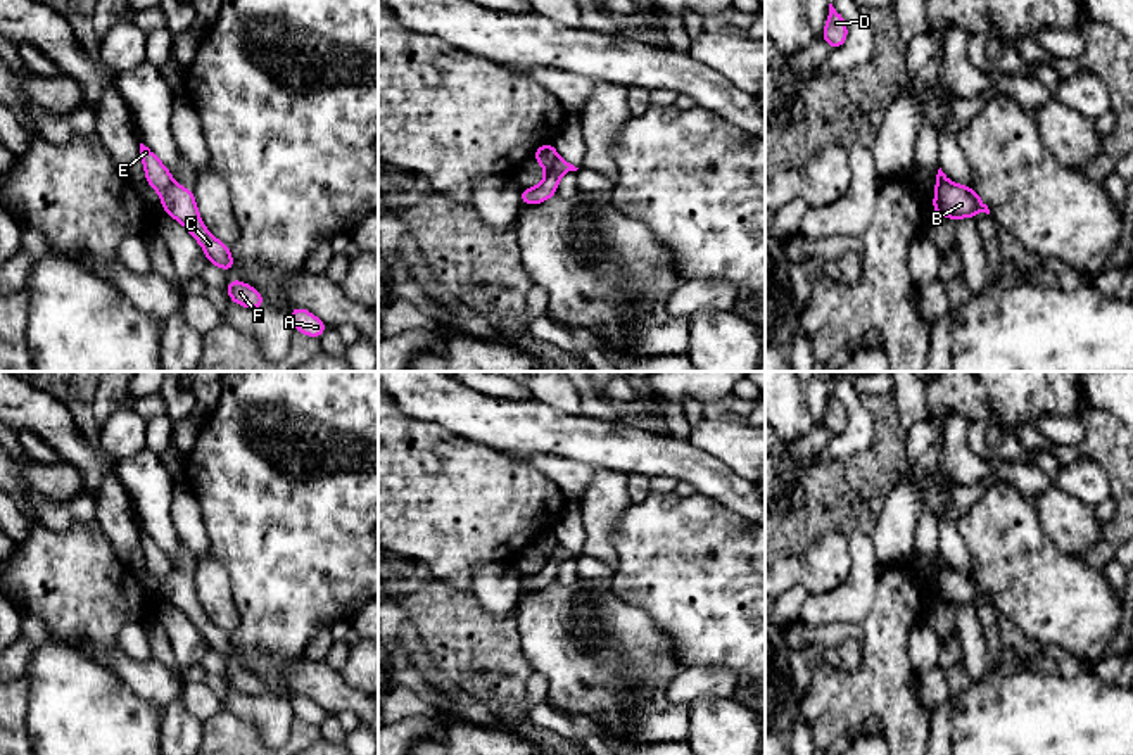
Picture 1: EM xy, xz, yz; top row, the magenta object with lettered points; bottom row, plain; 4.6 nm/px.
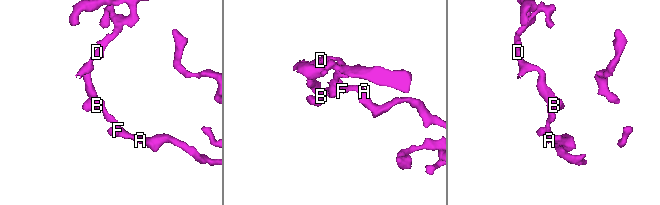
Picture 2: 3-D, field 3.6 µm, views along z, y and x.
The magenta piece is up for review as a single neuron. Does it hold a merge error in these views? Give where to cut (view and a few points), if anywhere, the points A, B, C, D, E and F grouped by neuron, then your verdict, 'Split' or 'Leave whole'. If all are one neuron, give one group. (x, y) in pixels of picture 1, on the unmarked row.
Split along xz (558, 545), (548, 558). Groups: A B C F / D E. Split

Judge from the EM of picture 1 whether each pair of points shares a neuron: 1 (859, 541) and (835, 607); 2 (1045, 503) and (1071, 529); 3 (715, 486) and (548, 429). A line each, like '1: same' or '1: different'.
1: same
2: same
3: same

